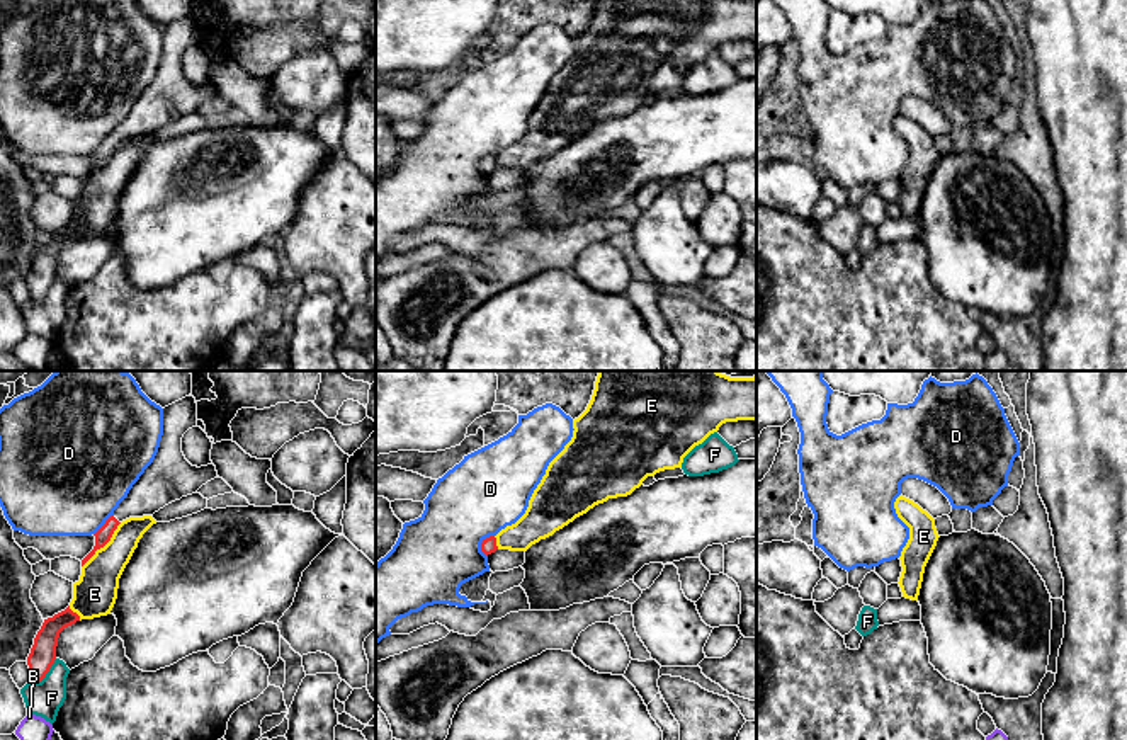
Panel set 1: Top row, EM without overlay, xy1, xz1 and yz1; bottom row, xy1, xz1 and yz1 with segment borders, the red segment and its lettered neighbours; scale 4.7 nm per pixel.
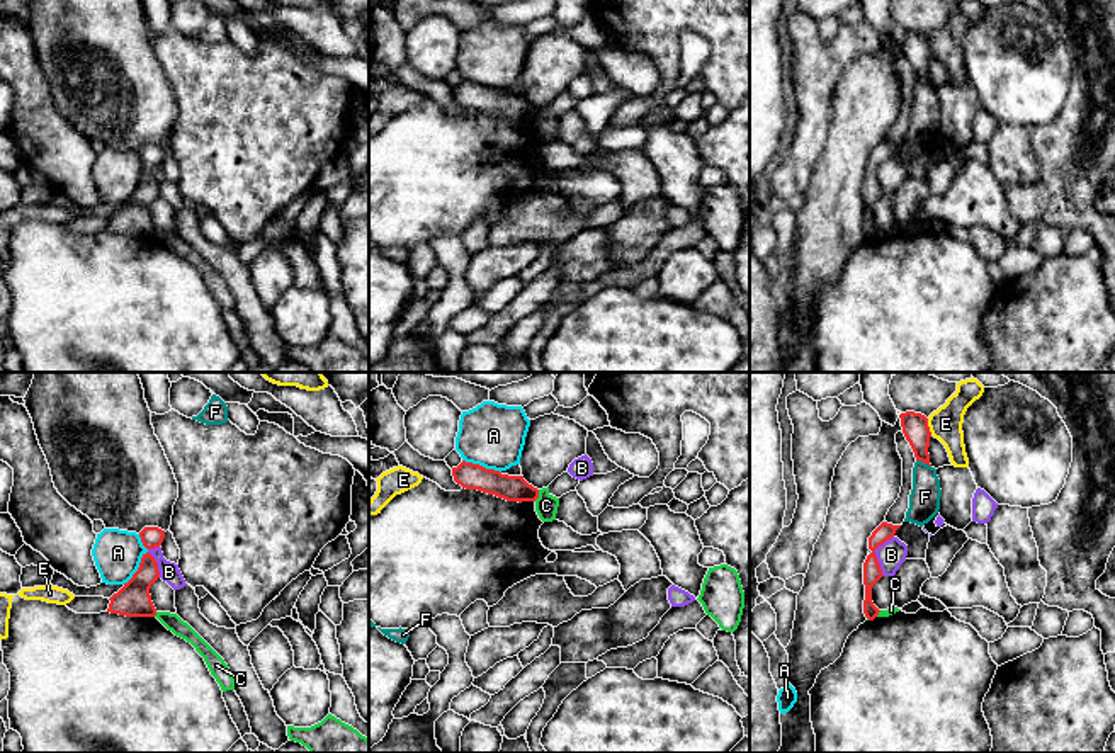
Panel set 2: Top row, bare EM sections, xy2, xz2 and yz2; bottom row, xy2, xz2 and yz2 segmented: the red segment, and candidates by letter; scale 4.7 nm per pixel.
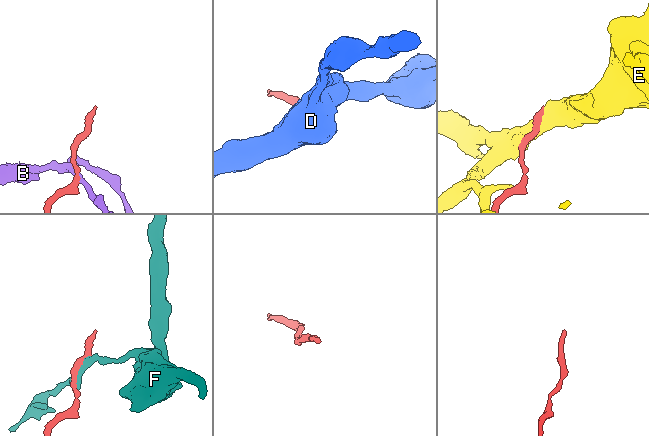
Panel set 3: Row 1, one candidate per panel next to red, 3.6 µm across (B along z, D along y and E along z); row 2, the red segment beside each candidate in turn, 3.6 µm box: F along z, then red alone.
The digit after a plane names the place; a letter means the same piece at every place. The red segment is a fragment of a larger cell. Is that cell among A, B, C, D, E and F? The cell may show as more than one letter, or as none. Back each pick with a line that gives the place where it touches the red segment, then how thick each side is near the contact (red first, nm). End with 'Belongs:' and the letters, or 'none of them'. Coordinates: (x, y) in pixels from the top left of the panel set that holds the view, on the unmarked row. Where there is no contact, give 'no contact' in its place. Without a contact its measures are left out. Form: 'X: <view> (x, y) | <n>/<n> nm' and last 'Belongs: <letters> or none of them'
Belongs: none of them

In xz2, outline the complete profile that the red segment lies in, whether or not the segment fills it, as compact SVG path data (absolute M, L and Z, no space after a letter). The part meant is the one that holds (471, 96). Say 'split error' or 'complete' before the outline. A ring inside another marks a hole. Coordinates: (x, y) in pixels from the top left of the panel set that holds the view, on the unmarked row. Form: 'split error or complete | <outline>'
complete | M462 80L457 87L452 87L452 95L466 109L478 109L507 121L522 122L539 117L539 109L529 104L524 95L501 93L479 83Z

